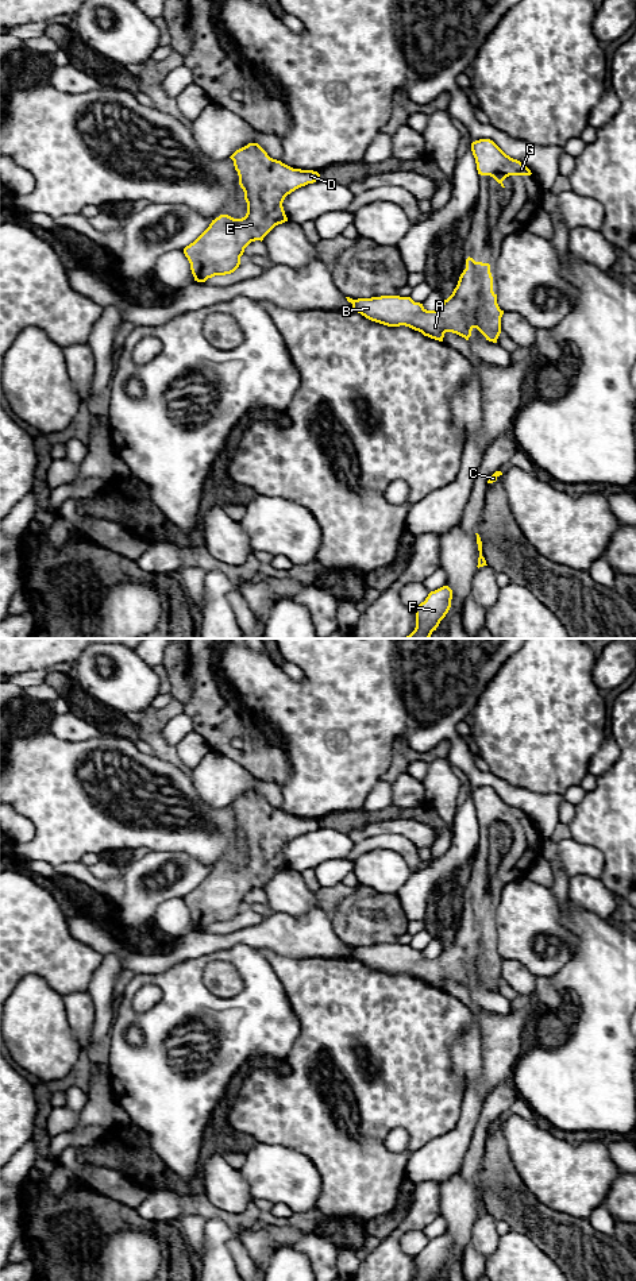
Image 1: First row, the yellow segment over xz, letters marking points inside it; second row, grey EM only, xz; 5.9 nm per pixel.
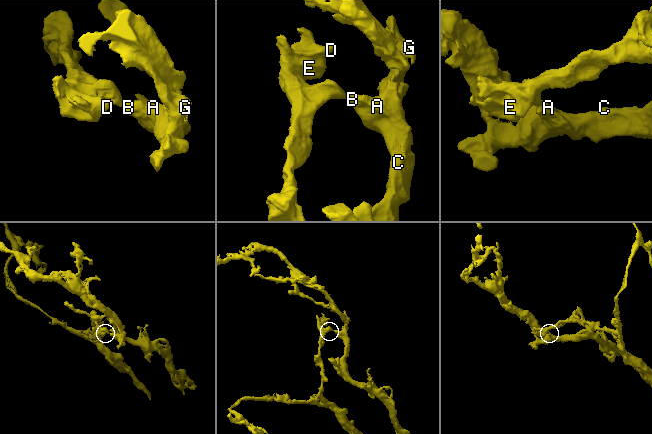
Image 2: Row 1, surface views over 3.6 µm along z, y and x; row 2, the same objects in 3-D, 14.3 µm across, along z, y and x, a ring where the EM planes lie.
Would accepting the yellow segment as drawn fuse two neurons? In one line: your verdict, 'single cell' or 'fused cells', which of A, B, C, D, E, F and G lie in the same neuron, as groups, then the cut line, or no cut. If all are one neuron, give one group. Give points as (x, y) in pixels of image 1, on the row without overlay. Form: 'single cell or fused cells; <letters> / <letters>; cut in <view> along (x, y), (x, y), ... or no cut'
fused cells; A B C F G / D E; cut in xz along (355, 948), (351, 950)

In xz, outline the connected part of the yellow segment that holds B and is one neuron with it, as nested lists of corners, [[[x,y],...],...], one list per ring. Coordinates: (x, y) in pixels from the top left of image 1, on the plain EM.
[[[470,904],[452,942],[435,958],[400,944],[358,946],[352,957],[371,969],[388,975],[405,973],[439,989],[446,980],[469,988],[477,976],[486,988],[497,991],[504,962],[493,939],[490,912]]]

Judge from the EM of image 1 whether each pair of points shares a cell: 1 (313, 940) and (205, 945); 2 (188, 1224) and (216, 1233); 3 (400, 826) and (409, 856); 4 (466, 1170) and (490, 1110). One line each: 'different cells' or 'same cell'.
1: same cell
2: different cells
3: different cells
4: same cell

